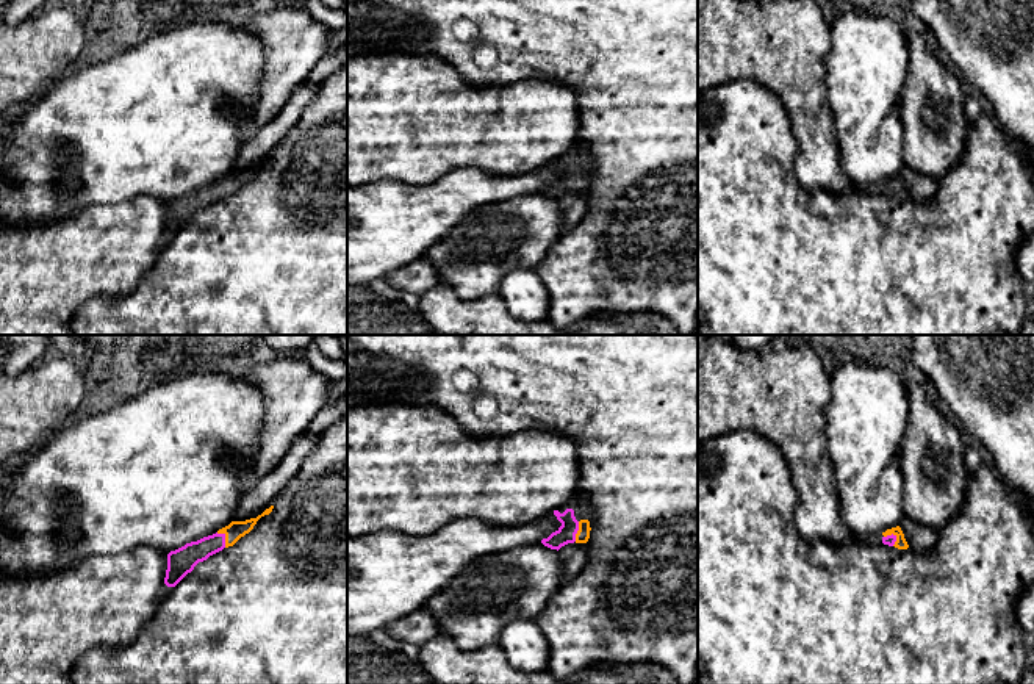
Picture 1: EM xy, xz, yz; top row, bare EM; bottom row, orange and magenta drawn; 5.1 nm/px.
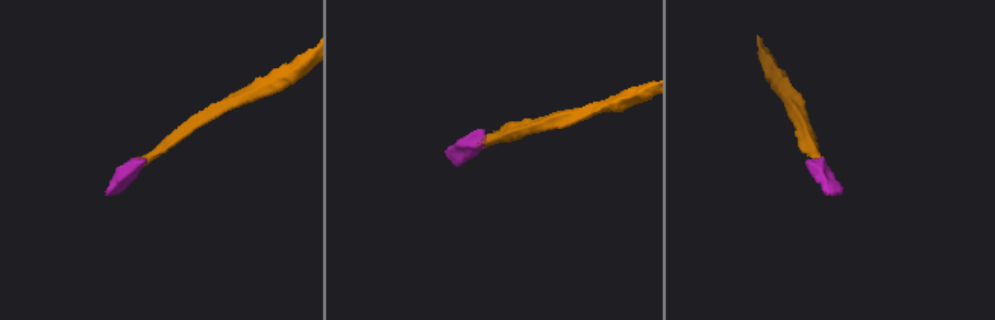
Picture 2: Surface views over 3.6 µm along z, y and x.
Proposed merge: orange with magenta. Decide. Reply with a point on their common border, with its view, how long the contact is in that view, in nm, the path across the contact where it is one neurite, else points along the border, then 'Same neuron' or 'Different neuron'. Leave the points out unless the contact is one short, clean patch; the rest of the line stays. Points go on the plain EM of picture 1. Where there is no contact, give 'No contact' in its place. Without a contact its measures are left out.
Touches orange at xy (226, 187). Shared border 90 nm. Path across: xy (236, 179), (226, 187), (183, 208). Same neuron

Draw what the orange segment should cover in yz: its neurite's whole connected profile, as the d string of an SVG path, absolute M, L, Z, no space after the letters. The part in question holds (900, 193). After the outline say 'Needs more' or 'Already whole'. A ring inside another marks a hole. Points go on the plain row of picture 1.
M899 175L887 178L885 182L882 182L882 185L884 185L882 186L884 194L895 196L898 199L907 199L909 197Z. Needs more

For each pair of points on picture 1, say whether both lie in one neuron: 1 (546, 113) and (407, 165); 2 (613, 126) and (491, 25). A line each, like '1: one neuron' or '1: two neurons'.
1: one neuron
2: one neuron

